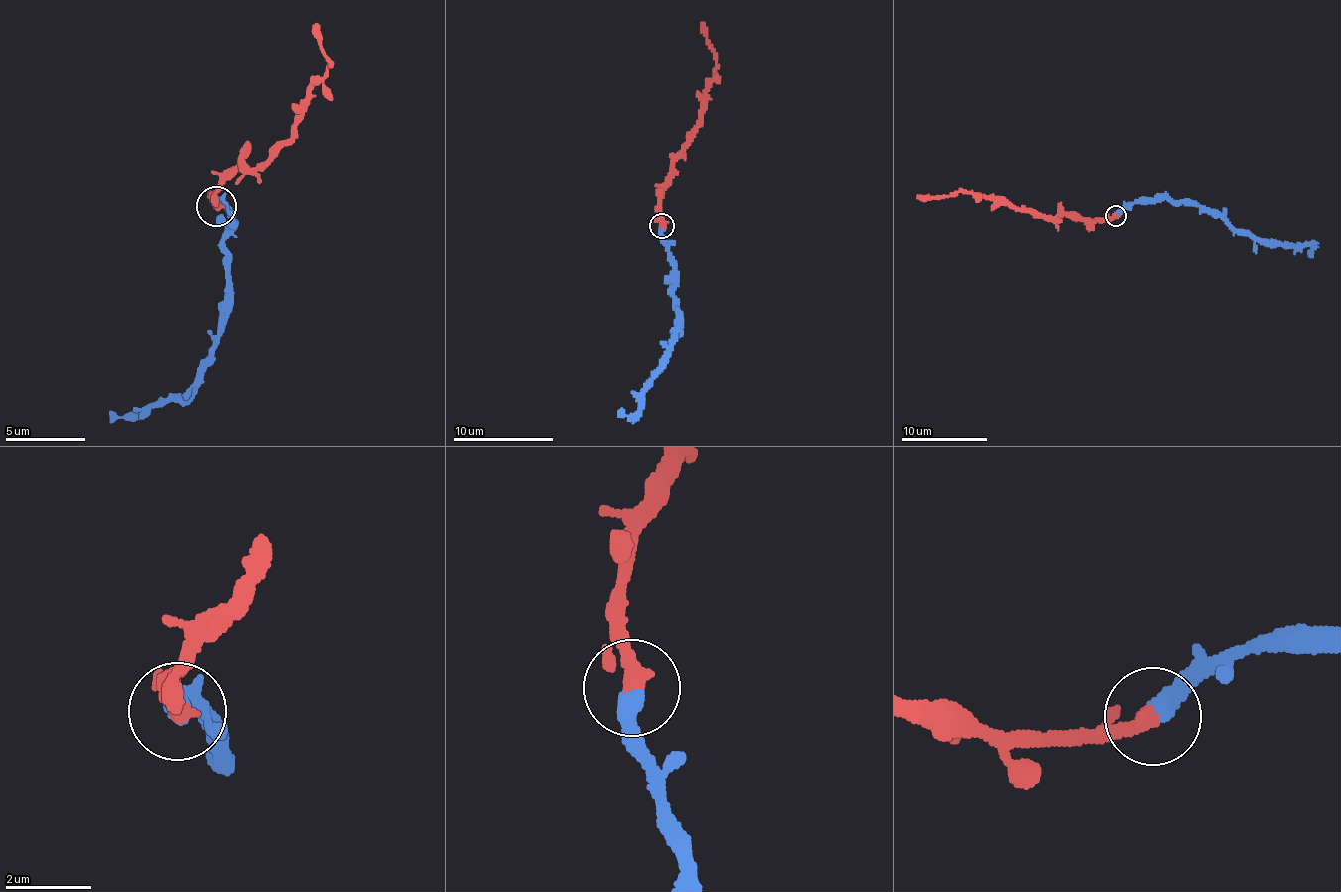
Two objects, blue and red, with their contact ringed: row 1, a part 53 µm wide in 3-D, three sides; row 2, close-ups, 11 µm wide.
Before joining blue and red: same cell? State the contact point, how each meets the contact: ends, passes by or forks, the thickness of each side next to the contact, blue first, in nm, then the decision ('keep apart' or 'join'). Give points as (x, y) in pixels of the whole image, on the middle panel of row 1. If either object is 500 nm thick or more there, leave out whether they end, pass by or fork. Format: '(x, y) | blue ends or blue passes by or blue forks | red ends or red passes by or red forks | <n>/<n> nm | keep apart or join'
(662, 226) | blue ends | red ends | 440/380 nm | join

